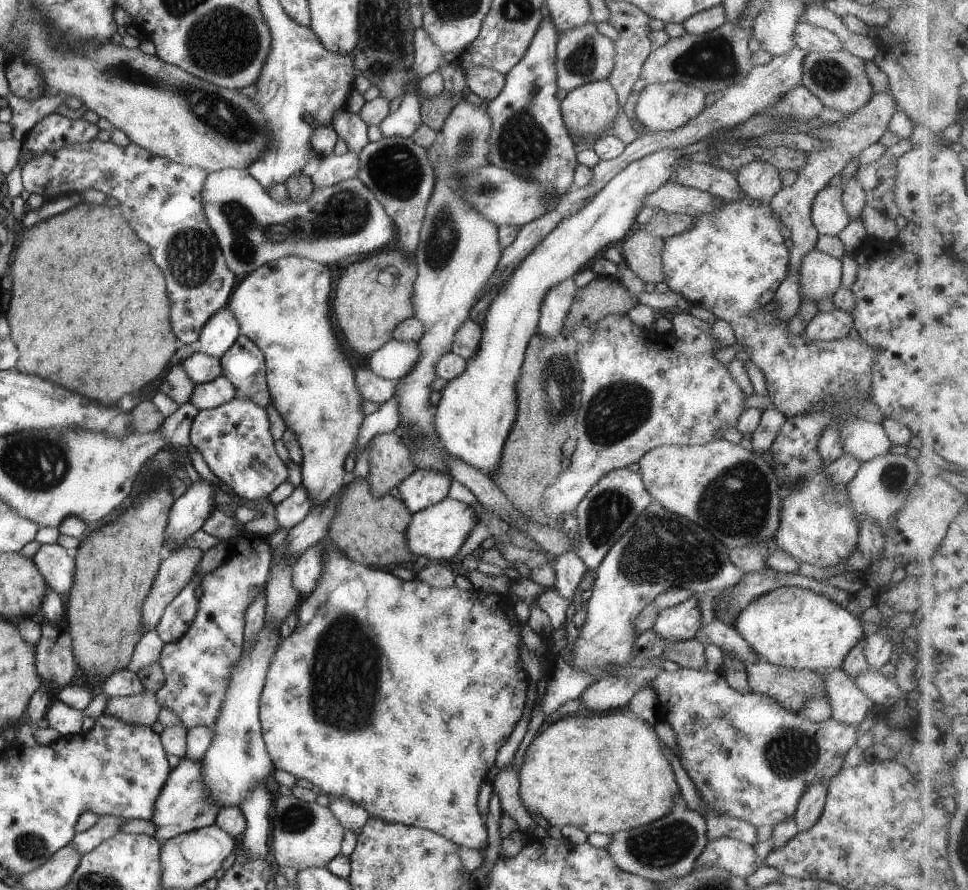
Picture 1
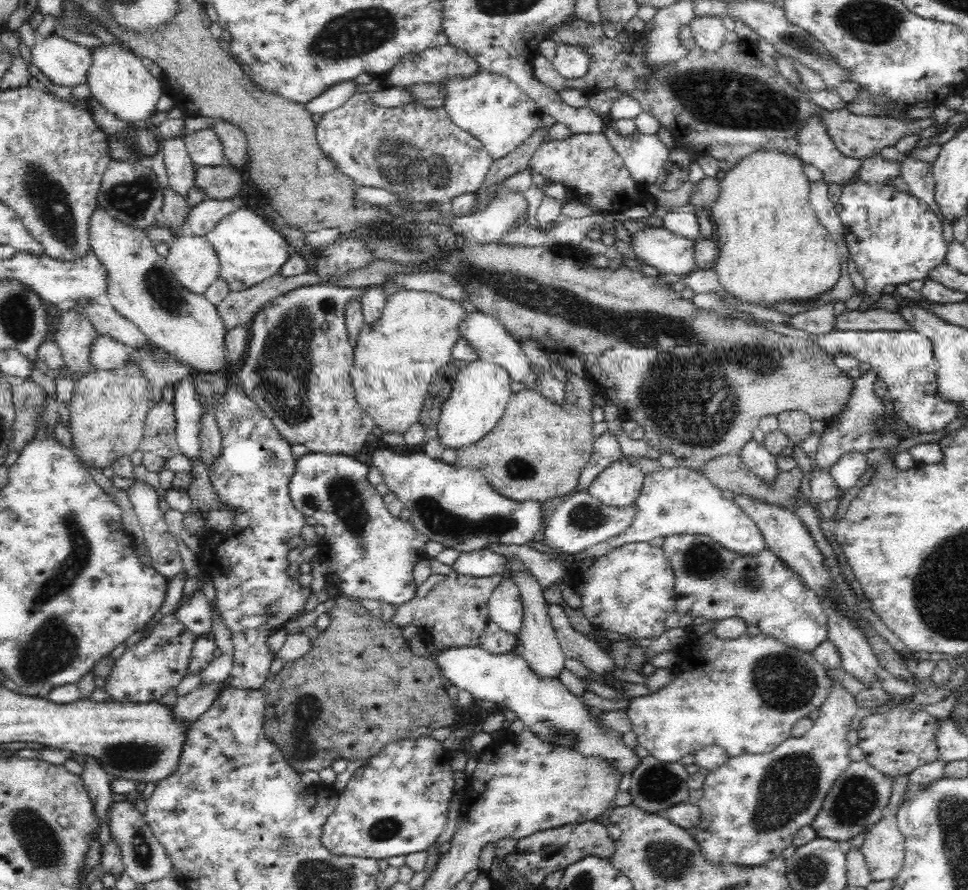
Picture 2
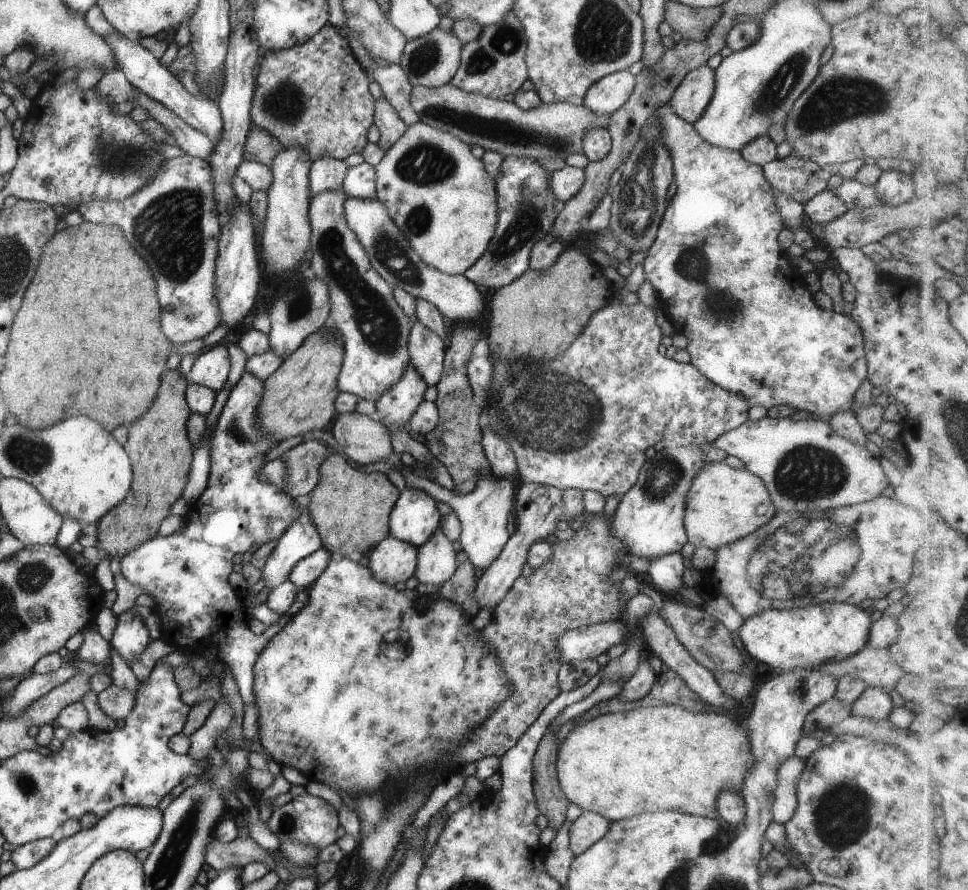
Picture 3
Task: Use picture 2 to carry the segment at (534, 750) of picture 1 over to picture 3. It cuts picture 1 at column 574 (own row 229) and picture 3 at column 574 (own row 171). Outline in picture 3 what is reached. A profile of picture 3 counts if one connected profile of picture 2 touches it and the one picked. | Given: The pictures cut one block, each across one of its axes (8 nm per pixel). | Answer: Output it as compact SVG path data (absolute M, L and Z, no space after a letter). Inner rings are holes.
M679 706L637 707L601 714L569 730L556 752L557 782L569 803L609 821L637 814L680 812L718 820L715 800L721 790L740 792L743 774L753 764L748 732L723 714L692 713Z

